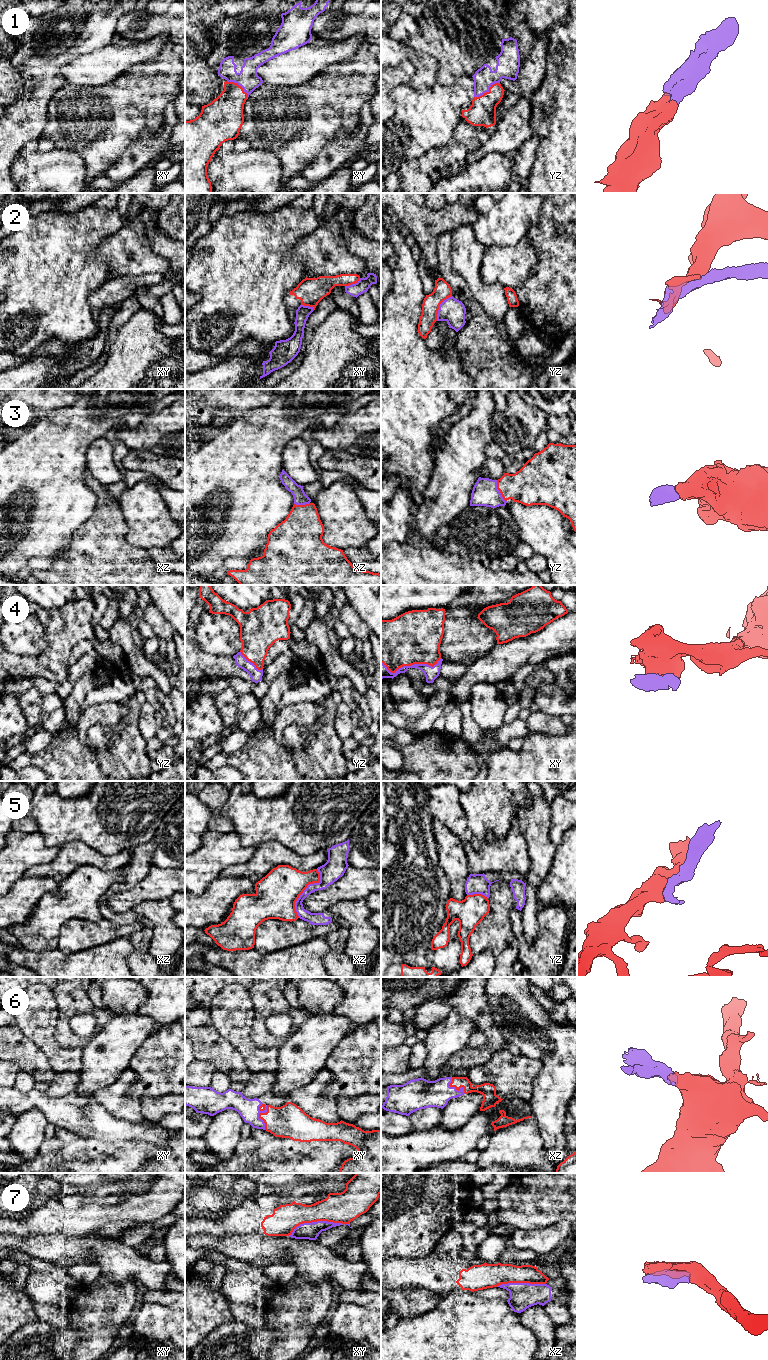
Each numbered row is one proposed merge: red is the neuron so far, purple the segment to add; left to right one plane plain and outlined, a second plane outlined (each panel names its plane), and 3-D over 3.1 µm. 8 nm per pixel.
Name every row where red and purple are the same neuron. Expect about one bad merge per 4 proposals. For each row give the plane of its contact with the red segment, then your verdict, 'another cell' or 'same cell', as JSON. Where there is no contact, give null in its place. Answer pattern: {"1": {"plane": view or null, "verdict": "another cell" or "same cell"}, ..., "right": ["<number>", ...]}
{"1": {"plane": "yz", "verdict": "same cell"}, "2": {"plane": "yz", "verdict": "another cell"}, "3": {"plane": "yz", "verdict": "same cell"}, "4": {"plane": "xy", "verdict": "same cell"}, "5": {"plane": "xz", "verdict": "another cell"}, "6": {"plane": "xy", "verdict": "same cell"}, "7": {"plane": "xy", "verdict": "another cell"}, "right": ["1", "3", "4", "6"]}

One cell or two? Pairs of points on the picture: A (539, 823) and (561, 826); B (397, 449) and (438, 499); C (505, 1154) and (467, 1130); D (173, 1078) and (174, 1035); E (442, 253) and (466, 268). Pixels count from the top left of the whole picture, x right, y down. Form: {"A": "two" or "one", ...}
{"A": "two", "B": "two", "C": "two", "D": "one", "E": "two"}

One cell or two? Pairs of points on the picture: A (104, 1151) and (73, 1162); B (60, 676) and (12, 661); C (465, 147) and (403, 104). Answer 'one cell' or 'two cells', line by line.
A: one cell
B: one cell
C: two cells

